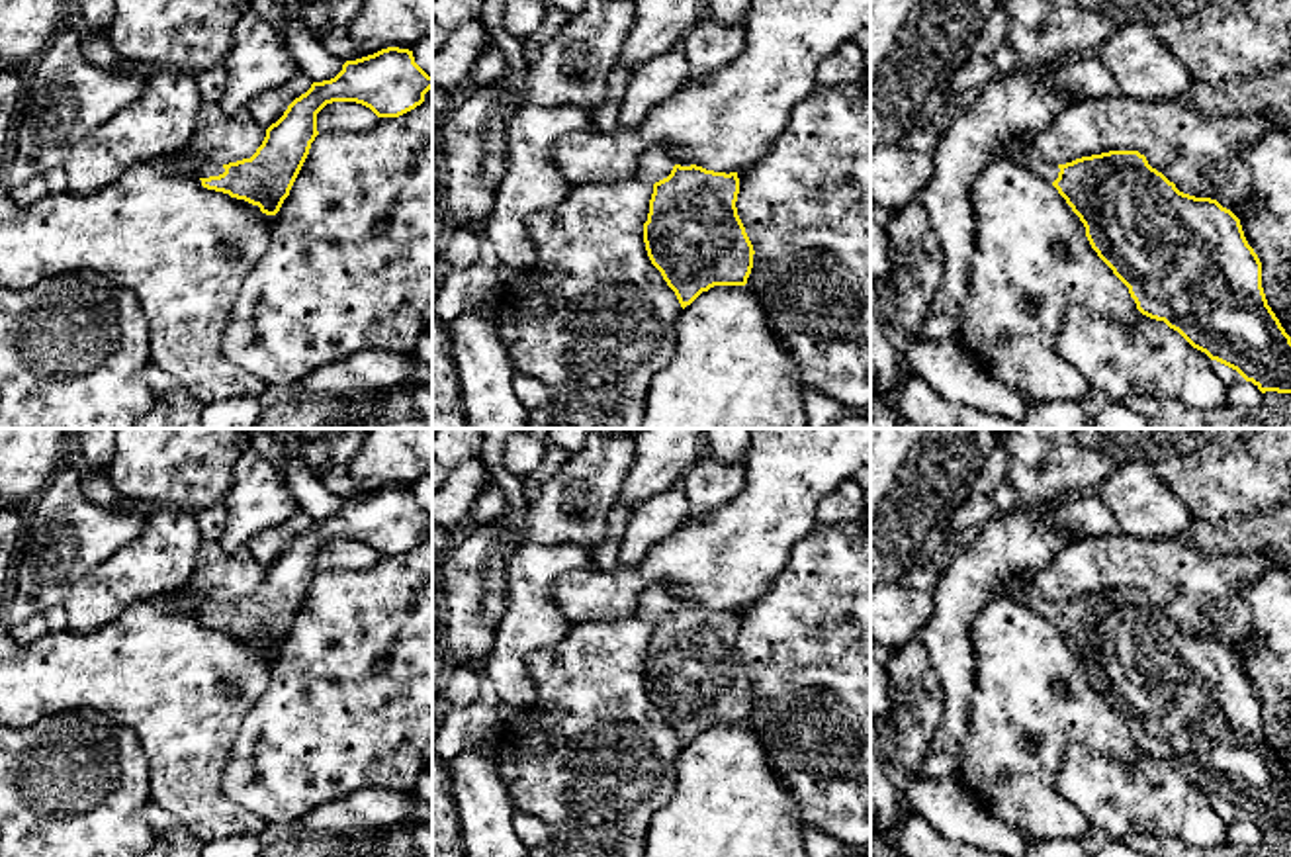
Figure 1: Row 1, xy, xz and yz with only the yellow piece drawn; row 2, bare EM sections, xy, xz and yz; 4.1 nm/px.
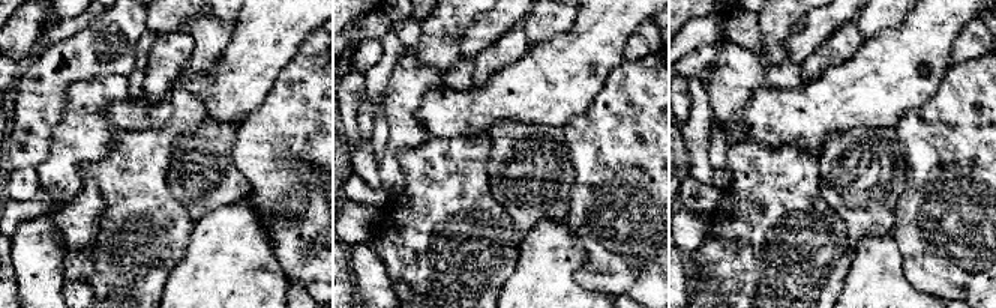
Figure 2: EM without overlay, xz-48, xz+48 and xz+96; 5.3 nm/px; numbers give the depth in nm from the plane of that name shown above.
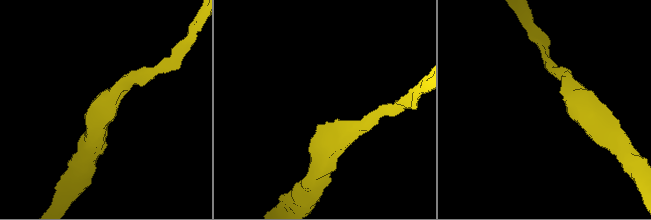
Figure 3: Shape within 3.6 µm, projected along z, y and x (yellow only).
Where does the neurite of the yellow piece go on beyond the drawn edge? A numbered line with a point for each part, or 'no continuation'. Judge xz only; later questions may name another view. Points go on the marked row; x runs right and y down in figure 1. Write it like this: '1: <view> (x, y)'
1: xz (654, 165)

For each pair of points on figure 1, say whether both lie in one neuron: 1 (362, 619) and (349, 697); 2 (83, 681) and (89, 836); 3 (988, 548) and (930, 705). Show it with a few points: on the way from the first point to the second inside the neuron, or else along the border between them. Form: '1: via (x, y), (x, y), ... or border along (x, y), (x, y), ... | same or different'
1: via (360, 638), (360, 677) | same
2: border along (40, 719), (51, 713), (98, 711), (128, 728) | different
3: border along (918, 640), (943, 689), (939, 724) | different

